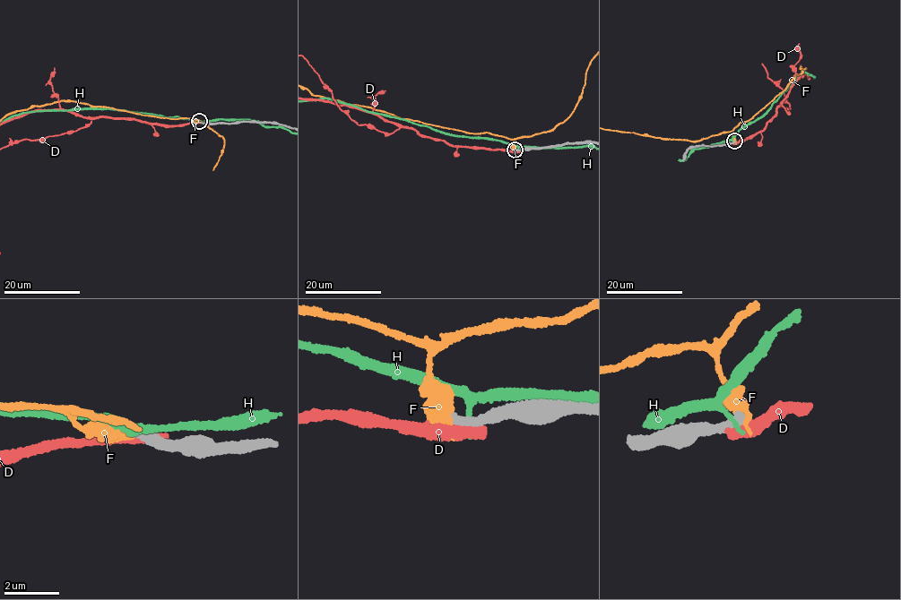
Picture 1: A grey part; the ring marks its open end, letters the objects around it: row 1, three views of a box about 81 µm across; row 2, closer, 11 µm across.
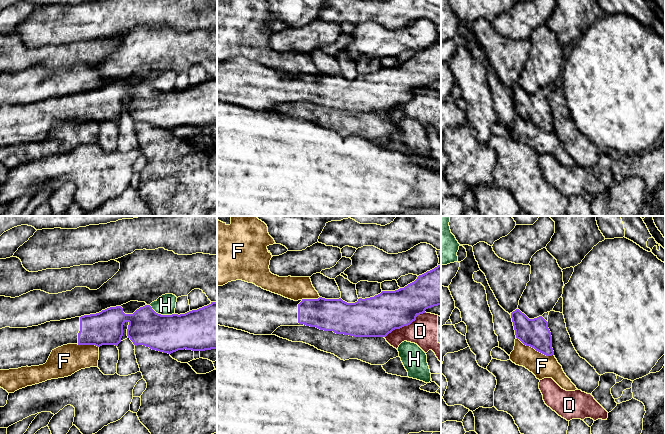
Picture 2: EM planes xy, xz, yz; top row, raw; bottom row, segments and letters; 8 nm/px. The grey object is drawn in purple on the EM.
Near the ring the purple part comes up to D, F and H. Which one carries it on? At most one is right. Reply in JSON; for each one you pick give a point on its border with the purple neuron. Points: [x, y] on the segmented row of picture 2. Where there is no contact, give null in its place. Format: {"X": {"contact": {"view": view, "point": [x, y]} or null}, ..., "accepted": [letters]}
{"accepted": []}

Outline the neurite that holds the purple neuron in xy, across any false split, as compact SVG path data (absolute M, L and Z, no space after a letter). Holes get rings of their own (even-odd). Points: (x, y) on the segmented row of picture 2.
M211 302L207 306L180 315L161 315L156 313L150 305L140 307L133 314L125 314L121 306L116 306L107 308L96 314L60 321L50 321L38 326L27 328L5 327L0 329L0 370L43 365L47 362L54 349L67 344L95 345L97 347L102 345L118 346L123 336L123 325L125 322L129 323L127 336L135 346L143 345L152 350L168 354L184 349L192 351L217 349L217 302Z

